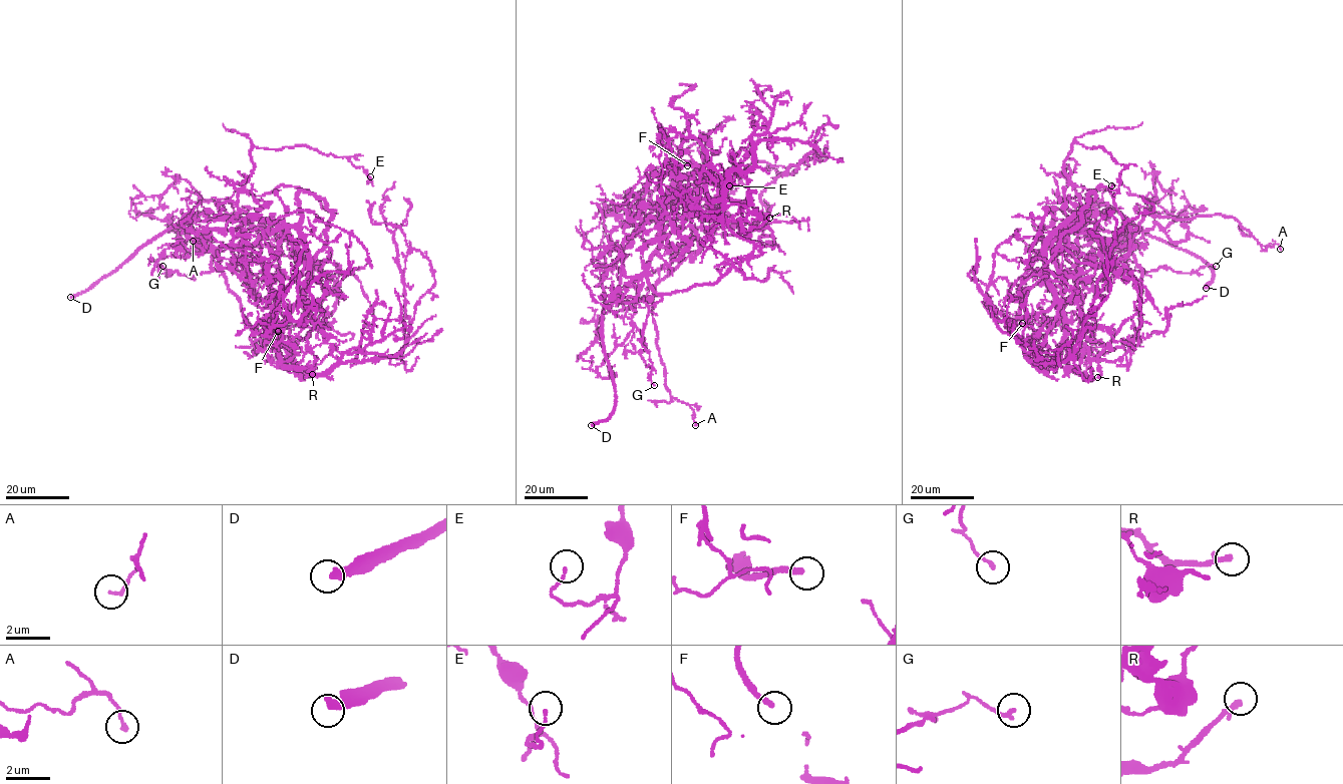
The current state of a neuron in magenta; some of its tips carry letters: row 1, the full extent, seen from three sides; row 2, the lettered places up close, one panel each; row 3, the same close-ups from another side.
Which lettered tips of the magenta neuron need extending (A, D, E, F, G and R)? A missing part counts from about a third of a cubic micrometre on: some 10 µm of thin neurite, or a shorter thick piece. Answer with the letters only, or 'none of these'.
D, F

